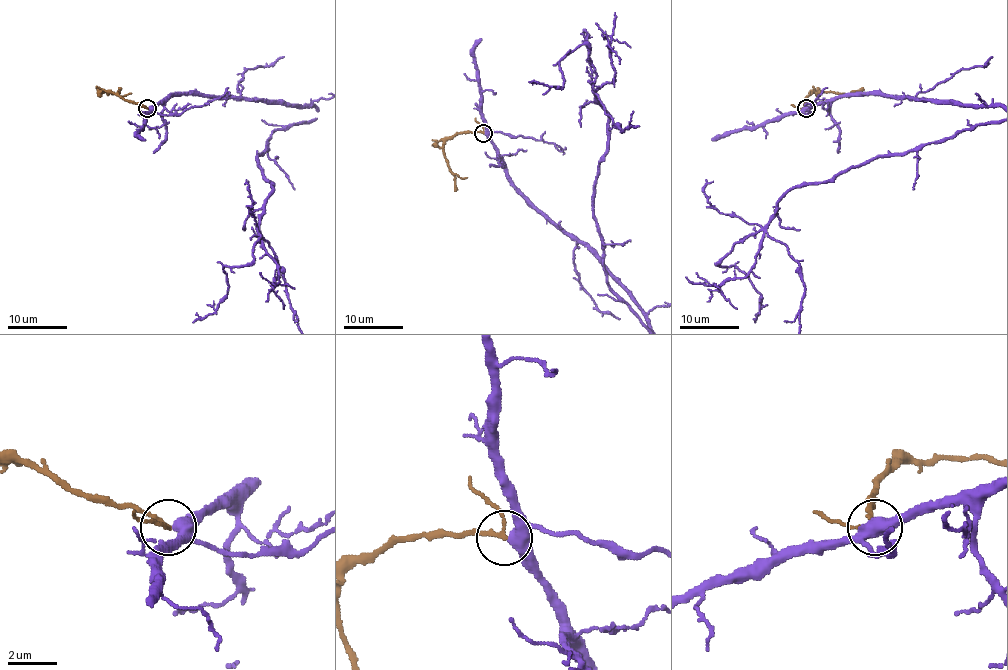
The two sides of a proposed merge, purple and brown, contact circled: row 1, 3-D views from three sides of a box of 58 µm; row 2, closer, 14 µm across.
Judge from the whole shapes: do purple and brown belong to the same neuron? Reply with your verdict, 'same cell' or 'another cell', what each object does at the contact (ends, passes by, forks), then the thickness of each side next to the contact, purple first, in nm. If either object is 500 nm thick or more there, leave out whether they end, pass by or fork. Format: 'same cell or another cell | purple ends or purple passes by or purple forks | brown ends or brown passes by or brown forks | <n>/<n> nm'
same cell | purple forks | brown passes by | 400/150 nm

